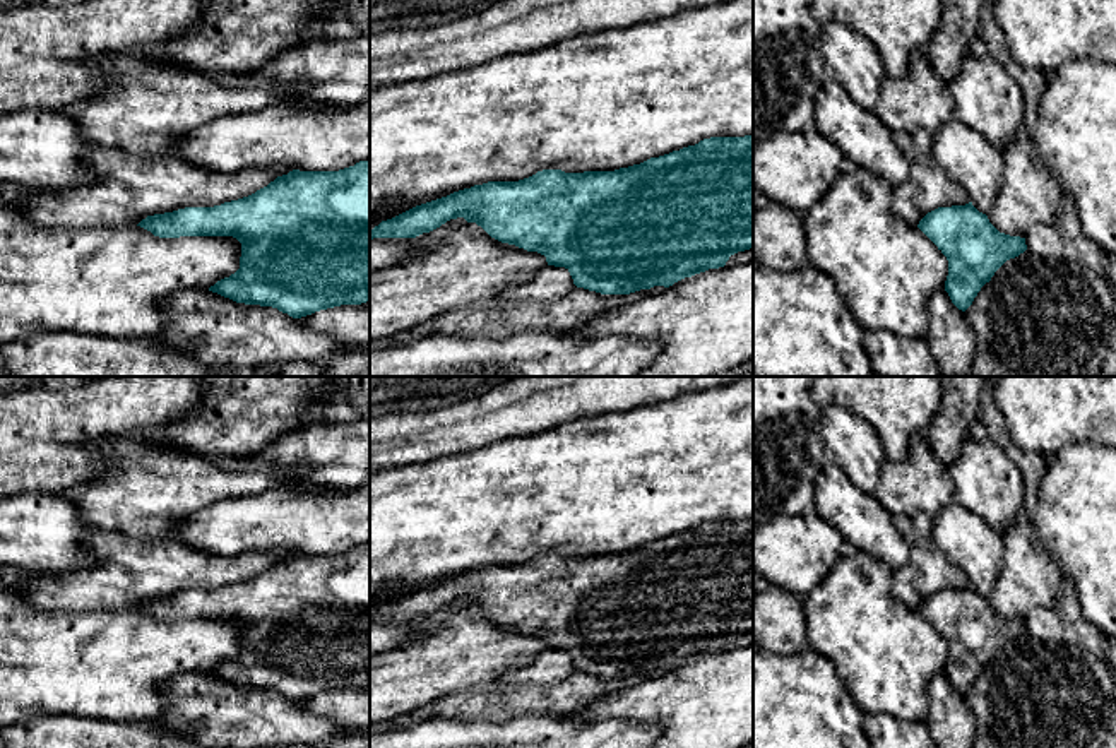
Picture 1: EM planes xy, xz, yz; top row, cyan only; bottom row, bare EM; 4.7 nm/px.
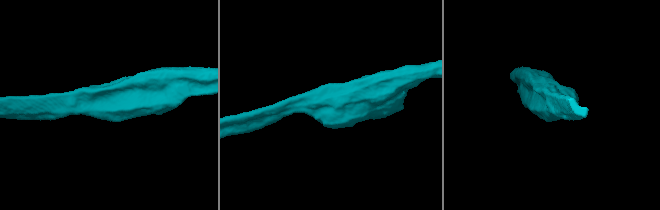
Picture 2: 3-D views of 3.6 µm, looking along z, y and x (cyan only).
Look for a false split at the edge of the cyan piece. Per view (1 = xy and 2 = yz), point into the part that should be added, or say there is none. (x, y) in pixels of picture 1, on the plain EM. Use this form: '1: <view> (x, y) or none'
1: none
2: none

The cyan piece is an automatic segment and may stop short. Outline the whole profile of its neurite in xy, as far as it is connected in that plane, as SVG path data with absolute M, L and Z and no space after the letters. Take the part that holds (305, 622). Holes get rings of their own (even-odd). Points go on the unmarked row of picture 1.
M370 544L339 555L300 555L277 560L255 577L214 591L185 591L154 597L137 609L159 621L233 620L241 626L240 652L209 674L236 686L272 690L293 702L370 683Z

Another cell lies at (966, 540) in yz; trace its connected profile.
M950 502L936 515L929 537L947 560L967 575L972 589L988 597L1003 568L1003 534Z

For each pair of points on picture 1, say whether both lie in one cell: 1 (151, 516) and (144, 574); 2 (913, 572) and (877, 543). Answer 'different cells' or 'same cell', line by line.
1: different cells
2: different cells

